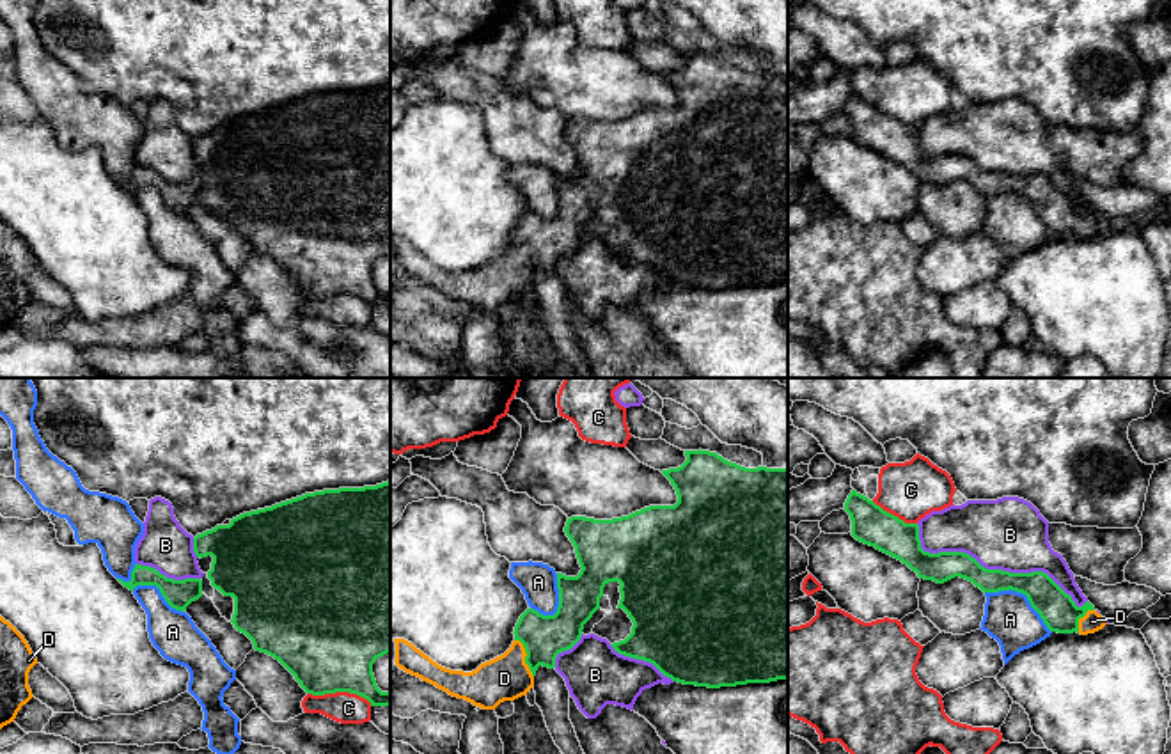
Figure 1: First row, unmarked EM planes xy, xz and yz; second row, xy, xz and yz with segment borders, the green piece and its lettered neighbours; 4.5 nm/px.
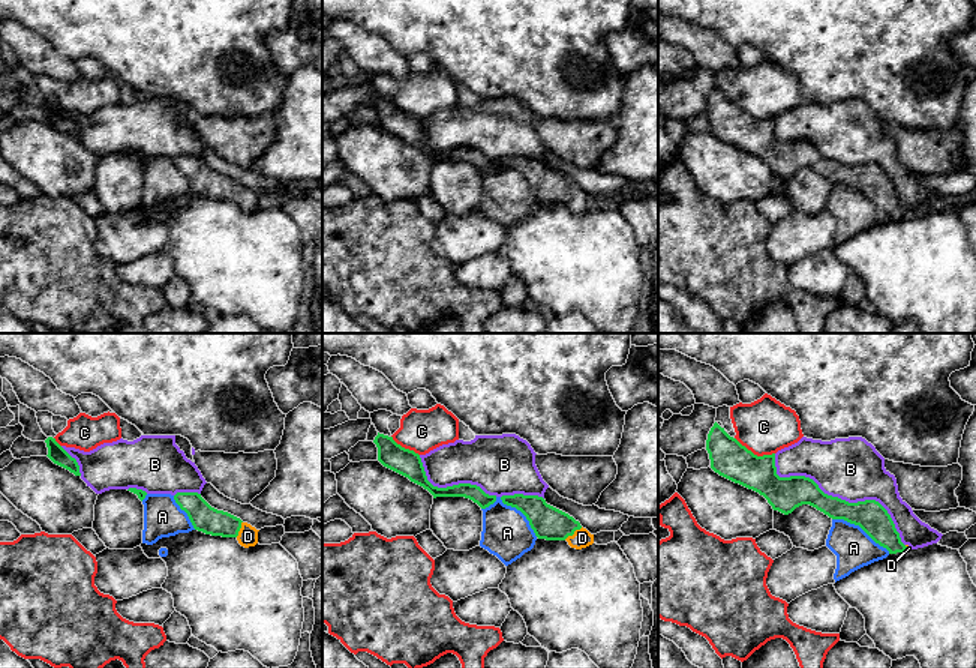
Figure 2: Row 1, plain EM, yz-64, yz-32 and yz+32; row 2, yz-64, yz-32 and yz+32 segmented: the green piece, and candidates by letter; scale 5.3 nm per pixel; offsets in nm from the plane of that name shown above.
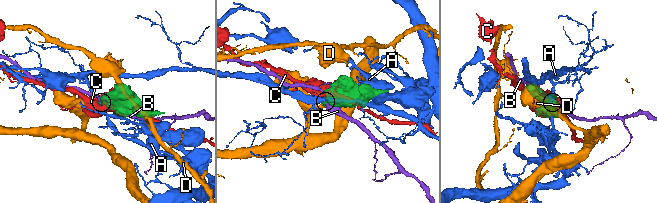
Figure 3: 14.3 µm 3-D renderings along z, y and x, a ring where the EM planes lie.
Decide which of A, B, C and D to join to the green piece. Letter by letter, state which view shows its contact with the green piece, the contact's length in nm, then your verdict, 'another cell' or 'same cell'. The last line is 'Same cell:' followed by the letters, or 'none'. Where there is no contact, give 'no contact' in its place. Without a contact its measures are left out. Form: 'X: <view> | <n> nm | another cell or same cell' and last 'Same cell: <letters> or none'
A: yz | 360 nm | another cell
B: yz | 850 nm | another cell
C: xy | 300 nm | another cell
D: xz | 190 nm | same cell
Same cell: D

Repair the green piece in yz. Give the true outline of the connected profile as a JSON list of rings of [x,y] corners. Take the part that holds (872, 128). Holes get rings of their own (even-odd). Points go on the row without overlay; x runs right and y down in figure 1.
[[[855,92],[848,98],[845,114],[850,117],[852,138],[857,144],[901,163],[919,181],[944,186],[960,179],[972,185],[983,195],[1010,192],[1022,195],[1047,231],[1057,236],[1077,234],[1088,238],[1107,227],[1089,204],[1077,209],[1072,199],[1043,174],[1010,176],[986,172],[963,154],[924,154],[921,151],[917,126],[905,126]]]

